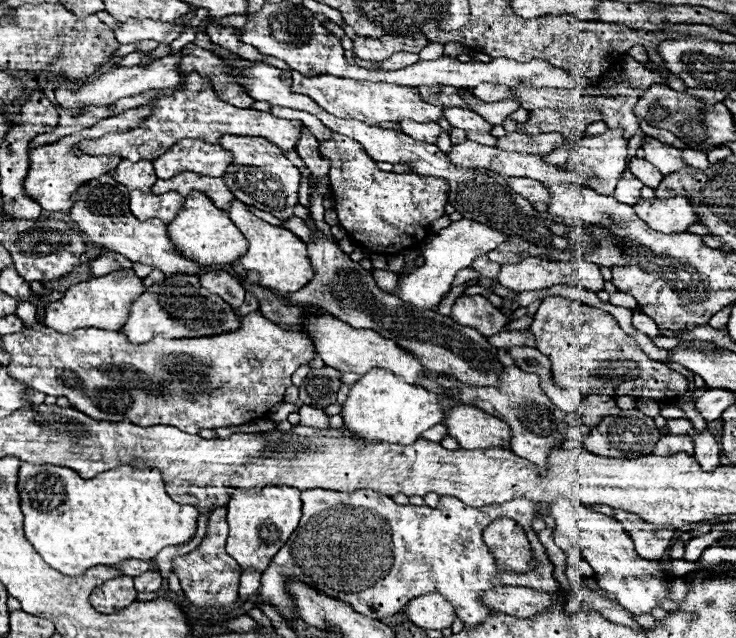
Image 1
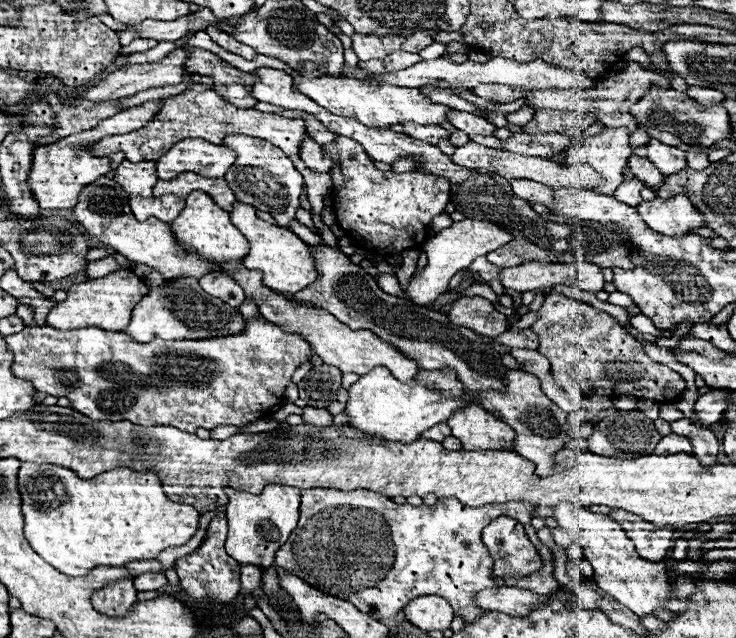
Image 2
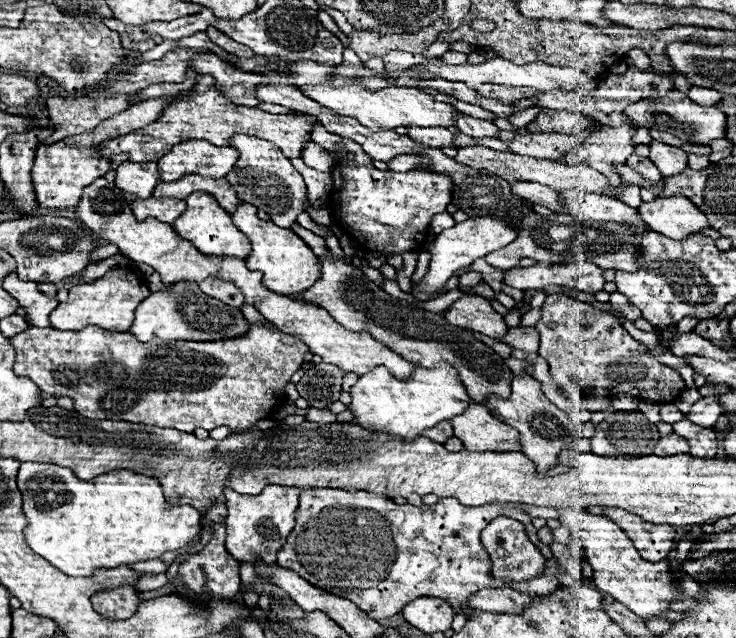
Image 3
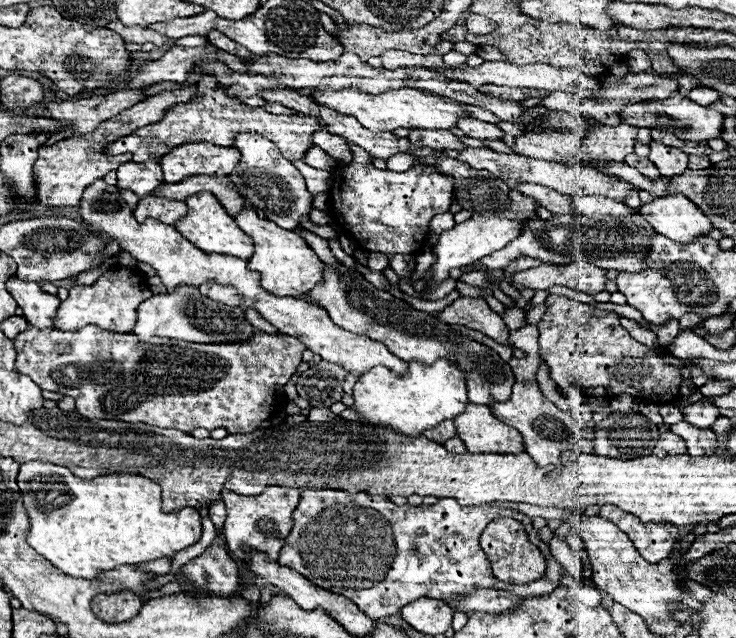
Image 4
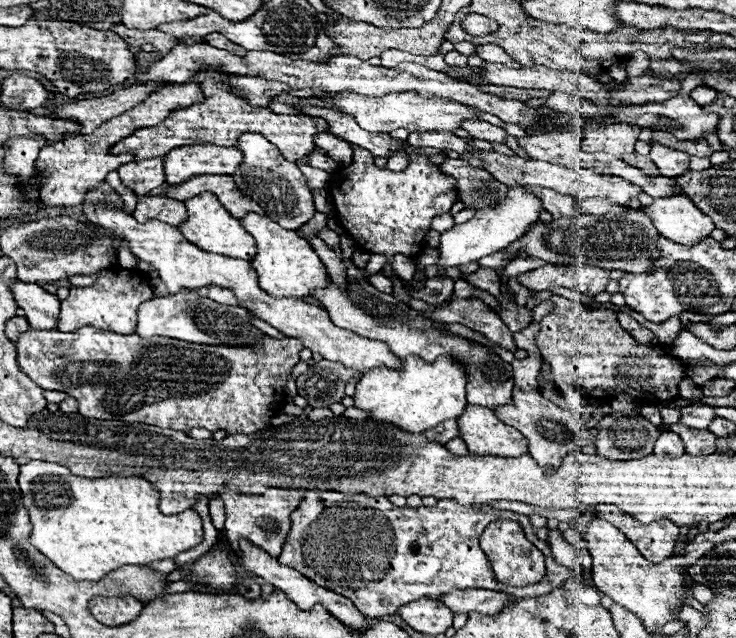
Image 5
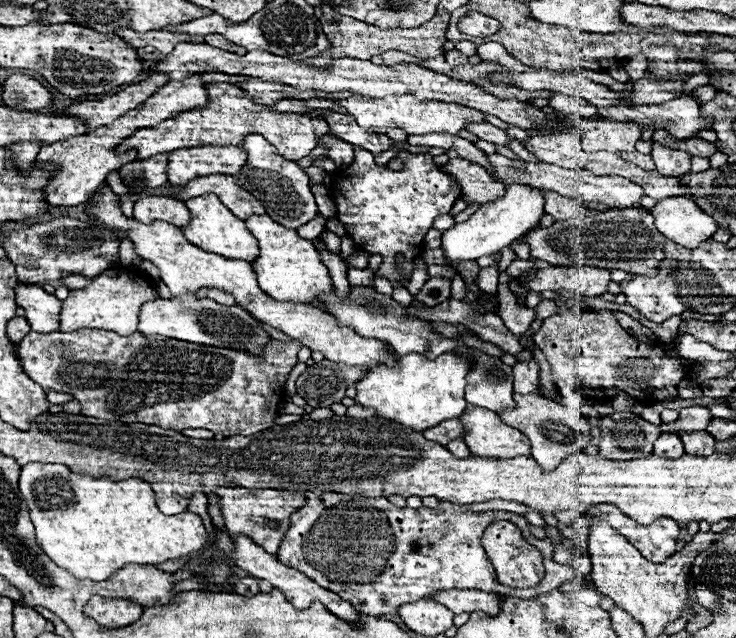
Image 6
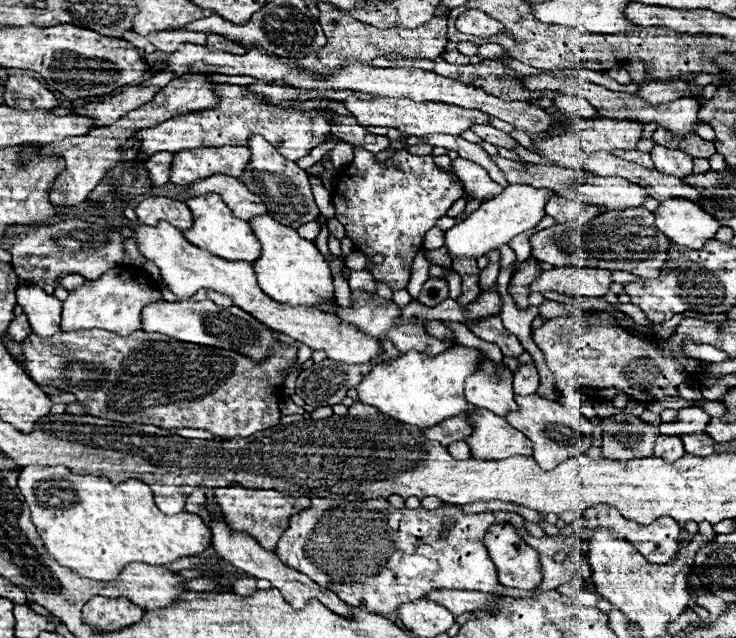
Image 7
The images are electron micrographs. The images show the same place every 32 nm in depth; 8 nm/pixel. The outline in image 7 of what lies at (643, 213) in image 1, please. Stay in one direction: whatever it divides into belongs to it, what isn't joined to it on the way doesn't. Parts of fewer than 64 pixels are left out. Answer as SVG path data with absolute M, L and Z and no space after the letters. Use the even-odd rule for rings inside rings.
M662 200L654 216L656 228L664 232L668 240L692 250L702 248L720 228L720 222L692 200Z

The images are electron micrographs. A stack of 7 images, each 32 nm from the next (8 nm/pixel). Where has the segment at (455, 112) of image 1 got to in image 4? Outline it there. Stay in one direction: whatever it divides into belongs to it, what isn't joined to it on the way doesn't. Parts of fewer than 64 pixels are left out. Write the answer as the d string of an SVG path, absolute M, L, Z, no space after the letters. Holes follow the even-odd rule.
M460 118L458 120L458 128L466 134L466 136L472 136L472 138L478 138L478 140L502 140L502 130L490 122L482 122L482 120L476 120L476 118Z

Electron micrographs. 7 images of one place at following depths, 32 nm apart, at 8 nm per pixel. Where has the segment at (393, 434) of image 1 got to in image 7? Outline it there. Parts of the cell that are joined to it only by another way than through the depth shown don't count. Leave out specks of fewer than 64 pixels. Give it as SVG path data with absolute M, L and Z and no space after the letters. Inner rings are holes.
M464 346L450 348L436 358L420 352L406 352L390 364L376 364L372 372L356 386L358 400L378 408L382 416L418 428L430 428L468 410L468 402L464 400L464 380L470 376L470 372L476 372L480 356L482 354L478 350Z

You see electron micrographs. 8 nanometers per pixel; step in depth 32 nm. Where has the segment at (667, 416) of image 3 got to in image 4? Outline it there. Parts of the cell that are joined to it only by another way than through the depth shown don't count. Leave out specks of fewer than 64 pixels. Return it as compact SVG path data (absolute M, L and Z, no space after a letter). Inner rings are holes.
M672 404L660 406L660 414L662 414L662 418L664 418L664 424L676 424L676 422L680 422L680 420L684 418L682 412L680 412L676 406L672 406Z

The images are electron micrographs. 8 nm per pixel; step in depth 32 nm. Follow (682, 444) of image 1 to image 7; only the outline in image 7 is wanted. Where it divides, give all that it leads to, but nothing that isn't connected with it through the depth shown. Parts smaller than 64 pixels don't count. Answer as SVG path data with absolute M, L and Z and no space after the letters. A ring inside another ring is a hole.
M660 434L654 444L654 456L664 456L664 460L678 460L684 456L684 446L678 436Z

